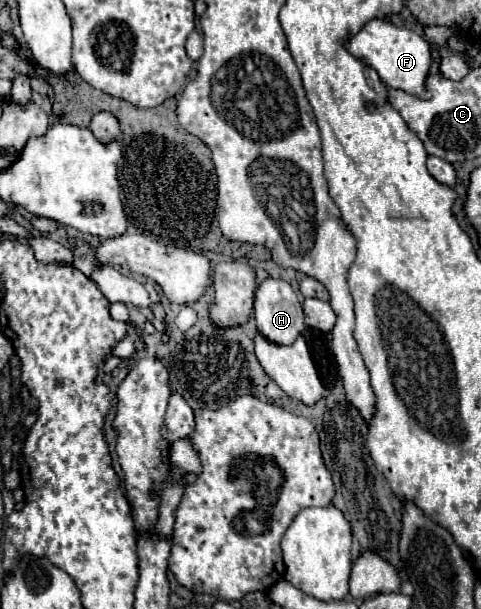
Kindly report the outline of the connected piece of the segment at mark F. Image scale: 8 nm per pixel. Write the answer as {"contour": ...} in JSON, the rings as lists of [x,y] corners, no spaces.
{"contour":[[[371,20],[369,24],[363,26],[363,30],[359,34],[349,38],[347,50],[353,56],[367,62],[369,66],[373,66],[389,88],[403,90],[403,92],[423,98],[423,100],[431,98],[431,94],[425,86],[425,82],[429,78],[429,70],[431,70],[431,48],[429,48],[429,42],[425,38],[417,36],[413,30],[393,26],[385,20]]]}

